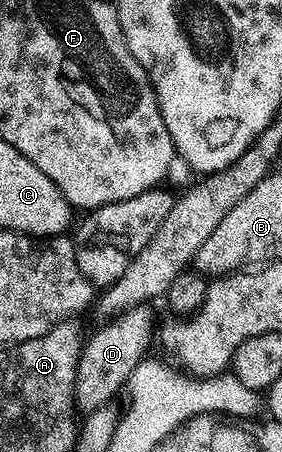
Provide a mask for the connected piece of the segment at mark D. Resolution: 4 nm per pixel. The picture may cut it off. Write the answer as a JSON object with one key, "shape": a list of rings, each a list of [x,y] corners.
{"shape":[[[135,305],[134,308],[128,309],[127,312],[103,324],[100,327],[102,329],[98,330],[89,341],[87,338],[87,341],[83,344],[80,350],[80,358],[78,359],[78,367],[76,368],[76,386],[72,396],[75,408],[79,412],[81,409],[81,414],[87,415],[105,408],[111,402],[108,400],[119,389],[121,392],[127,386],[130,375],[136,370],[138,363],[145,360],[146,353],[144,351],[154,335],[154,329],[152,333],[152,313],[150,310],[151,308],[148,305]]]}

